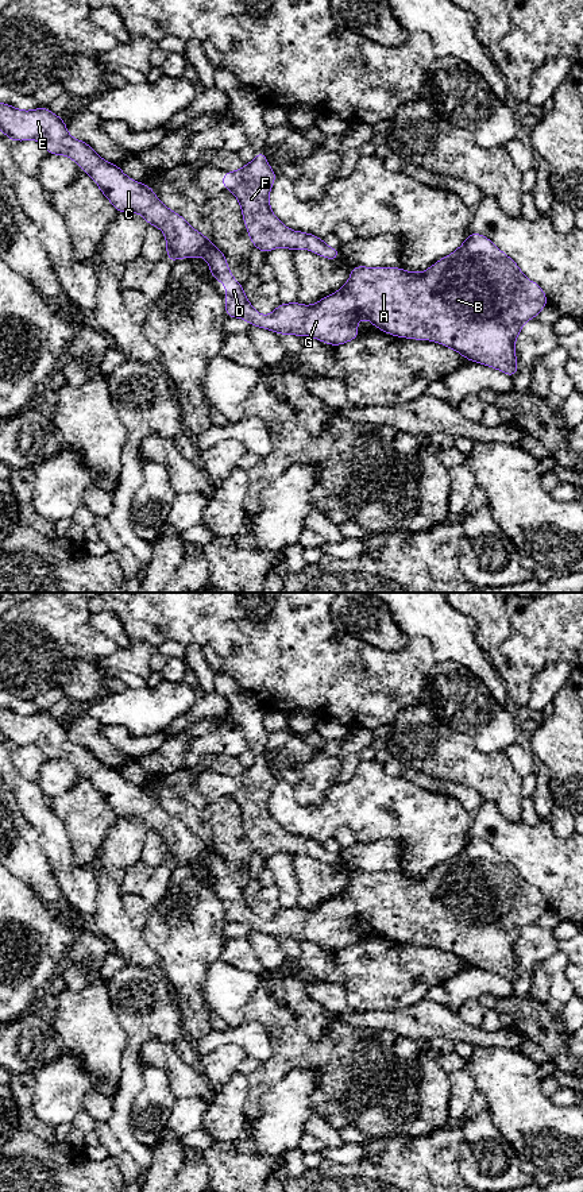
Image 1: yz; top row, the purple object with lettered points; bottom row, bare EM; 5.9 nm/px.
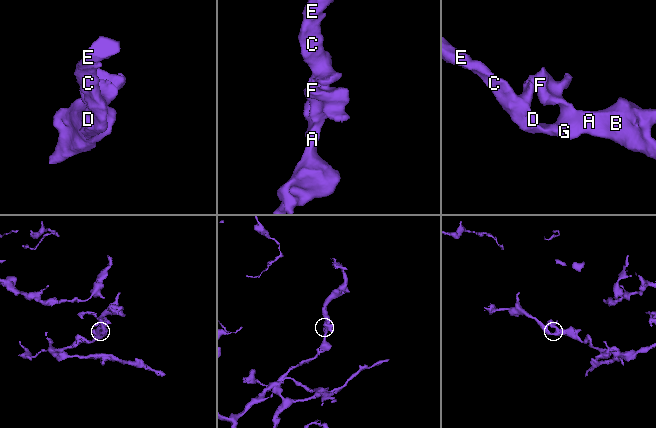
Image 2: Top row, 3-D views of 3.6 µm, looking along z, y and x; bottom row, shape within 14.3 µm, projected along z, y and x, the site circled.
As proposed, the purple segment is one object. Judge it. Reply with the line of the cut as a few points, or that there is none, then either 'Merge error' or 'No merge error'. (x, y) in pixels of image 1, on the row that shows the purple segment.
No split. No merge error

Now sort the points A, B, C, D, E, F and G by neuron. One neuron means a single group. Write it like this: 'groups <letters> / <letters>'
groups A B C D E F G

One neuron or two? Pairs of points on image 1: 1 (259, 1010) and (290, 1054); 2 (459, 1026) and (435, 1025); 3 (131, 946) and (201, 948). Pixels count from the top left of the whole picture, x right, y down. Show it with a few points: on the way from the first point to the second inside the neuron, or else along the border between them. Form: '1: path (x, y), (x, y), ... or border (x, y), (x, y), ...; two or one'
1: path (270, 1019), (290, 1044); one
2: path (454, 1026), (440, 1025); one
3: border (139, 929), (145, 942), (158, 956), (159, 971); two

